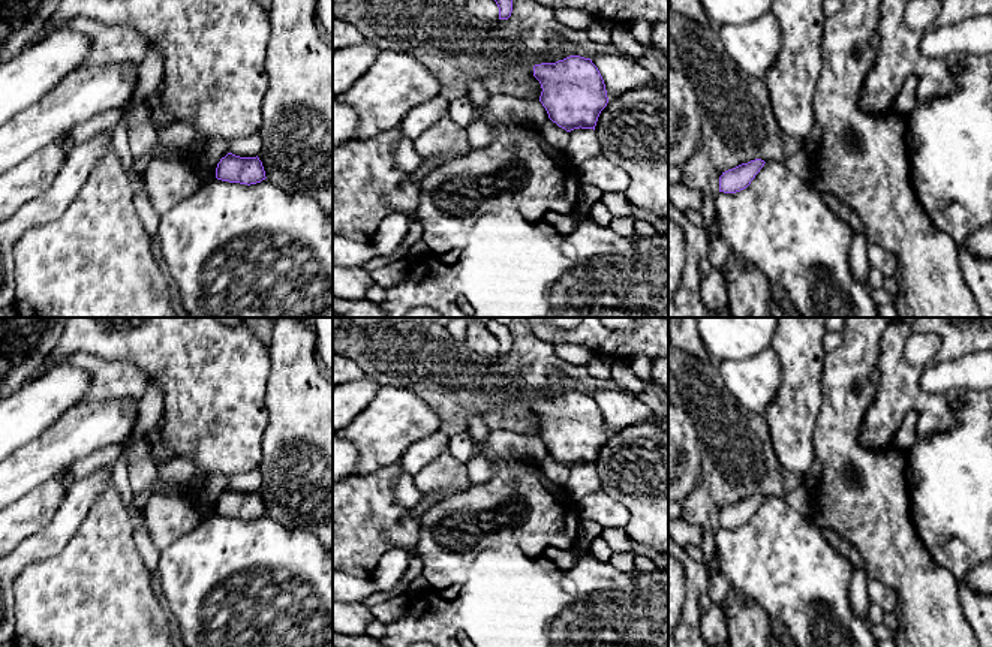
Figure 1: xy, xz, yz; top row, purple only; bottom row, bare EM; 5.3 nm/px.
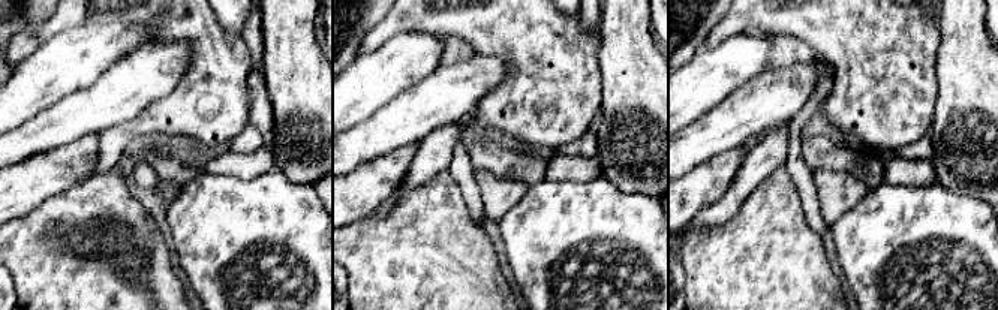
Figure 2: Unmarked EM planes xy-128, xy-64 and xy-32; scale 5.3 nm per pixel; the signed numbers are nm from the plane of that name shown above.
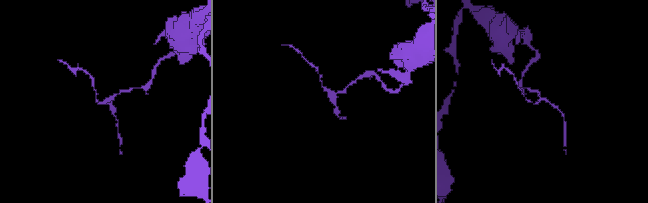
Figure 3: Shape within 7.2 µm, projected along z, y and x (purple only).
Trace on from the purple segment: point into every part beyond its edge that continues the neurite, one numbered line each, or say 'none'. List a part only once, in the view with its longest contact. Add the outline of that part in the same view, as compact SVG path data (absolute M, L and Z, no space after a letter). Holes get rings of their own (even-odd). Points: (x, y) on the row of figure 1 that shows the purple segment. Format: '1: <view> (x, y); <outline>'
none

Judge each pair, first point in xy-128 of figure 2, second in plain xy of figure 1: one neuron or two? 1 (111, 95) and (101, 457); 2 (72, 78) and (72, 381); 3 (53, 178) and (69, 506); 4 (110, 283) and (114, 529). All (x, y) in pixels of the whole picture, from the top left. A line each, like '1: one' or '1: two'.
1: two
2: one
3: two
4: one

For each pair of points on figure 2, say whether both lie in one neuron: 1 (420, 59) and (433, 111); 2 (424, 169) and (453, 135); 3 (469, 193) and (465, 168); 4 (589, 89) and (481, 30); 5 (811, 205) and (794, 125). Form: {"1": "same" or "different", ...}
{"1": "different", "2": "same", "3": "same", "4": "same", "5": "same"}

